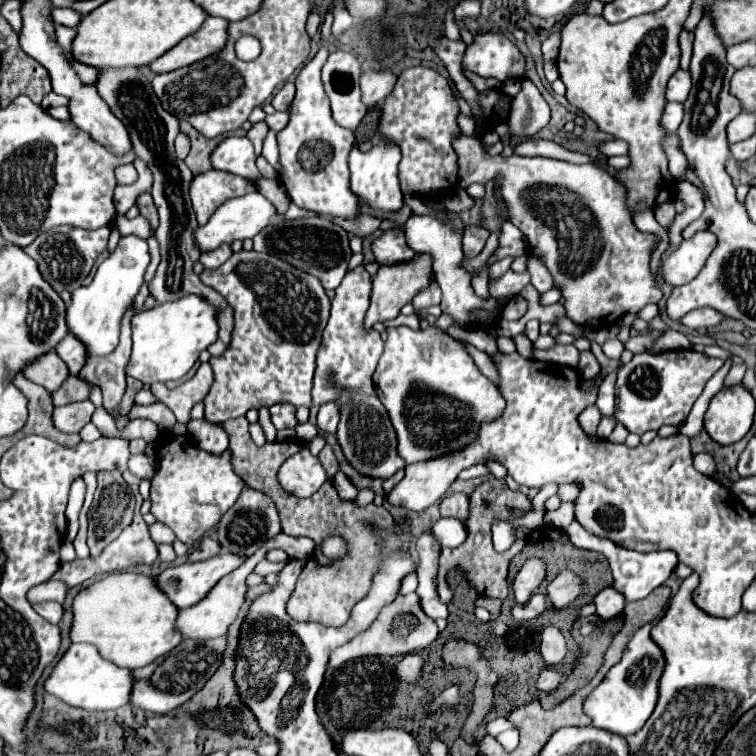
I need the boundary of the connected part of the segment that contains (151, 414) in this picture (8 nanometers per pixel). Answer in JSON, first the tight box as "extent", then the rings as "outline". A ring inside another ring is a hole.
{"extent":[128,402,176,430],"outline":[[[154,402],[154,404],[150,404],[150,406],[132,404],[128,418],[130,418],[130,420],[134,420],[134,418],[148,418],[148,420],[152,420],[152,422],[156,422],[157,425],[164,426],[169,430],[176,424],[176,418],[173,412],[162,402]]]}

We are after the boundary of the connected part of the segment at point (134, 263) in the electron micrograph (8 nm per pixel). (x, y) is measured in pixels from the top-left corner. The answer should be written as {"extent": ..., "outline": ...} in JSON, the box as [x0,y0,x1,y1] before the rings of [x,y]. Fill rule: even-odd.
{"extent":[68,236,150,356],"outline":[[[138,236],[120,238],[116,250],[98,266],[94,280],[88,288],[72,292],[72,304],[68,306],[68,328],[88,348],[88,356],[110,354],[120,338],[120,322],[126,310],[134,304],[134,298],[144,284],[144,272],[150,264],[148,244]]]}

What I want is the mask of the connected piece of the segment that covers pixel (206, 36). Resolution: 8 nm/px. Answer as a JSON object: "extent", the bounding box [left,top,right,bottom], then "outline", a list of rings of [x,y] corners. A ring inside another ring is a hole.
{"extent":[148,18,228,74],"outline":[[[208,18],[204,22],[204,28],[200,28],[196,36],[188,36],[188,40],[182,40],[180,44],[176,44],[176,48],[170,48],[164,56],[148,64],[148,70],[154,74],[172,72],[224,50],[228,42],[228,26],[228,20]]]}

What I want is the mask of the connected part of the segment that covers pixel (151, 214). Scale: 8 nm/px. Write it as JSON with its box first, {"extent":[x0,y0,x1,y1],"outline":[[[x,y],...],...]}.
{"extent":[136,194,158,230],"outline":[[[140,194],[136,198],[136,206],[140,210],[140,216],[144,216],[152,224],[152,228],[156,230],[158,228],[158,212],[156,212],[156,206],[152,202],[152,196],[150,194]]]}

